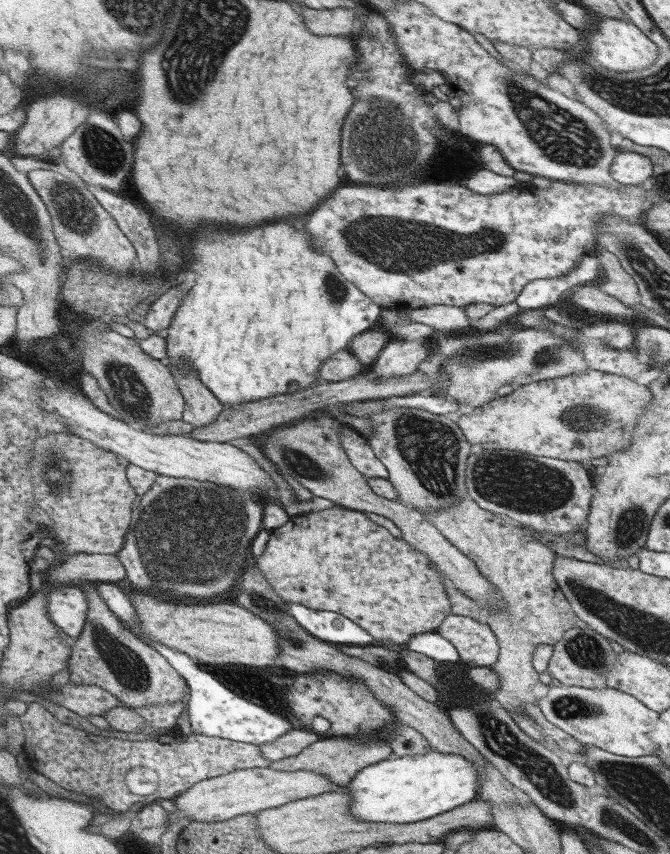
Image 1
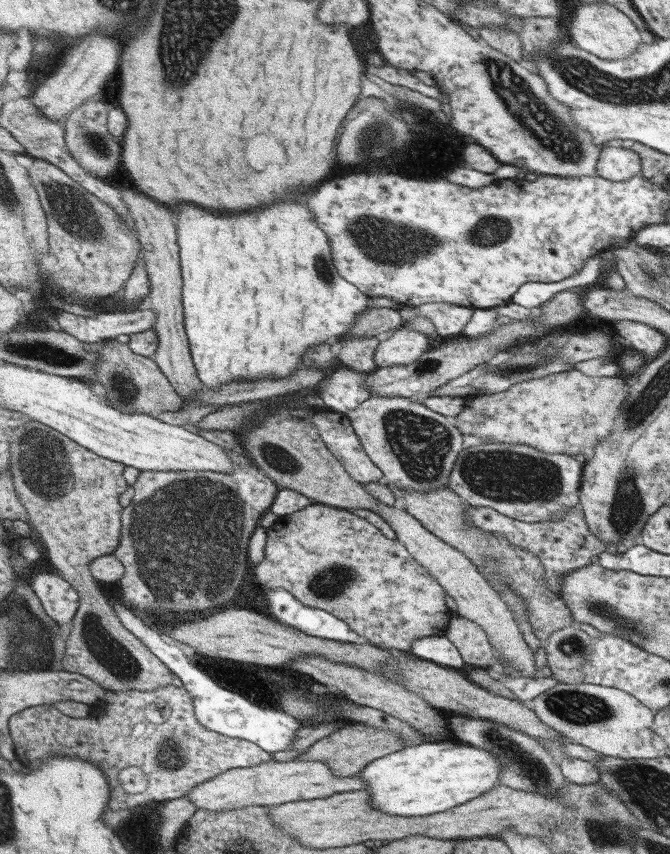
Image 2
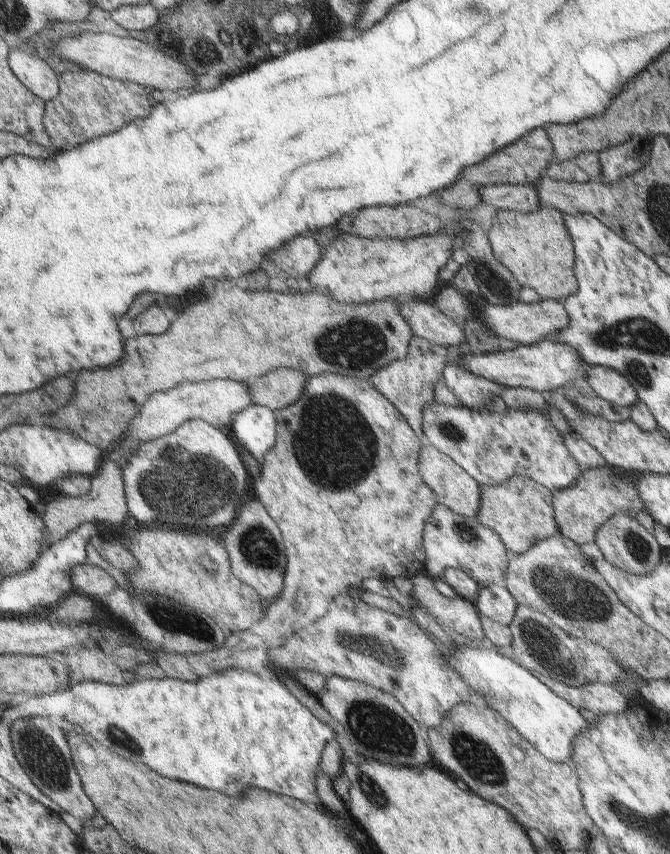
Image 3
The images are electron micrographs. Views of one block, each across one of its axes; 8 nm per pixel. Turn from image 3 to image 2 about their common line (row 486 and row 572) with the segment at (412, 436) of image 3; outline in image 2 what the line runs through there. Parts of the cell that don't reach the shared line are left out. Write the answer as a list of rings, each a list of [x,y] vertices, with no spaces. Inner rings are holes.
[[[313,502],[311,506],[291,514],[291,516],[281,516],[279,522],[269,528],[269,542],[267,542],[267,560],[263,560],[255,570],[255,576],[257,576],[257,582],[259,586],[263,588],[269,588],[269,590],[287,590],[291,592],[293,596],[297,596],[301,602],[305,602],[307,606],[311,608],[319,608],[319,610],[325,610],[337,618],[341,618],[343,622],[347,622],[351,626],[351,630],[365,638],[367,644],[375,646],[375,648],[381,648],[381,650],[393,650],[393,652],[405,652],[409,654],[413,642],[417,642],[419,638],[427,638],[427,636],[443,636],[445,634],[445,626],[447,626],[447,608],[449,608],[449,600],[445,596],[445,590],[443,586],[439,586],[439,582],[435,582],[435,578],[431,578],[431,574],[427,574],[427,570],[423,566],[419,566],[419,562],[415,562],[415,558],[411,558],[411,552],[407,552],[407,548],[403,548],[403,544],[395,538],[395,540],[389,540],[375,524],[351,514],[351,510],[343,510],[343,508],[335,508],[335,506],[325,506],[325,504],[317,504]]]

